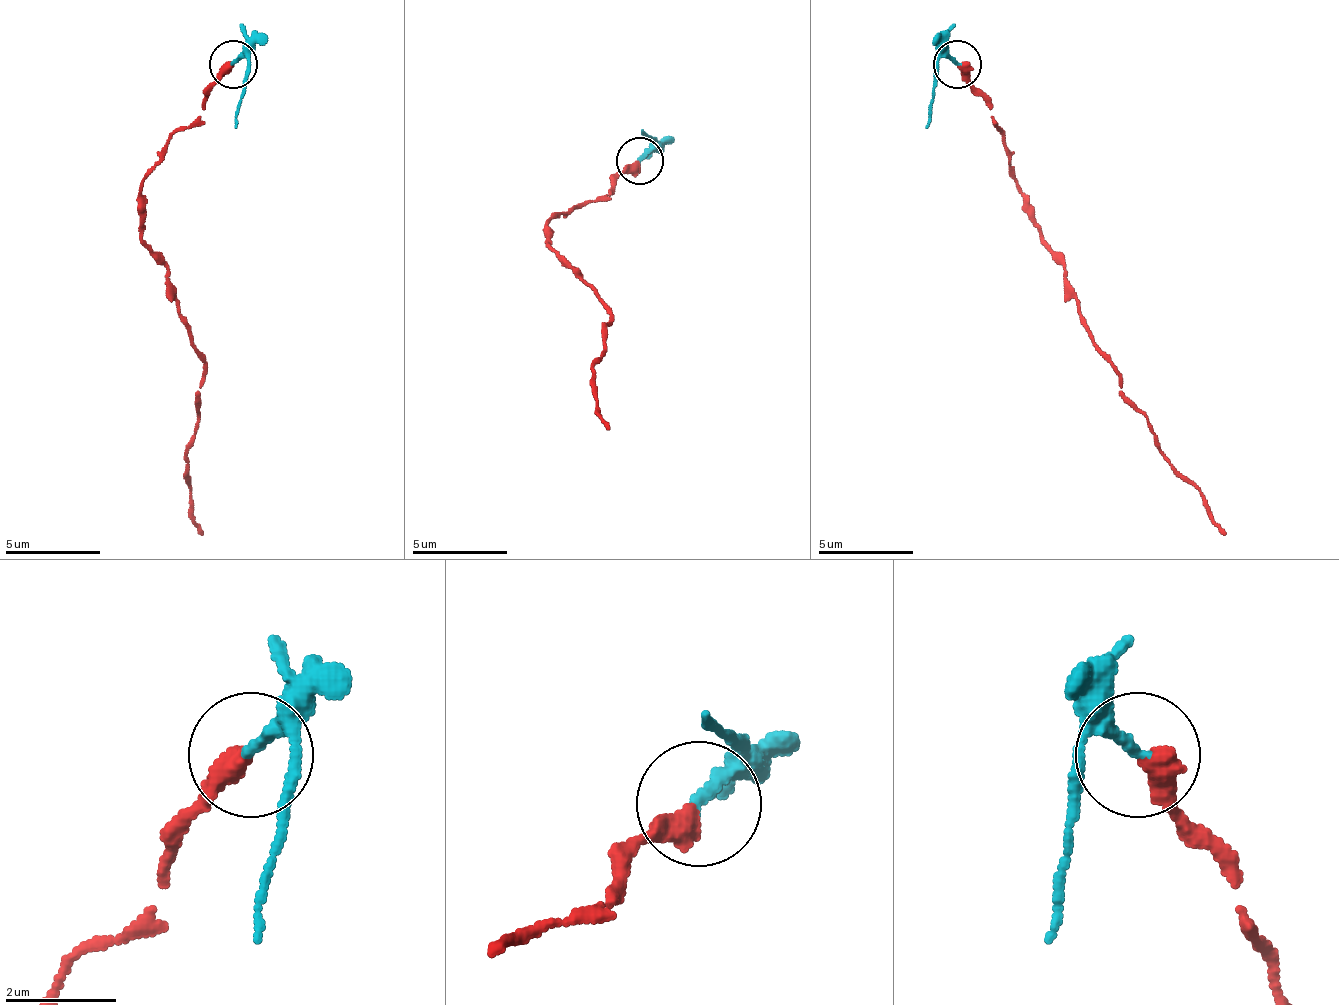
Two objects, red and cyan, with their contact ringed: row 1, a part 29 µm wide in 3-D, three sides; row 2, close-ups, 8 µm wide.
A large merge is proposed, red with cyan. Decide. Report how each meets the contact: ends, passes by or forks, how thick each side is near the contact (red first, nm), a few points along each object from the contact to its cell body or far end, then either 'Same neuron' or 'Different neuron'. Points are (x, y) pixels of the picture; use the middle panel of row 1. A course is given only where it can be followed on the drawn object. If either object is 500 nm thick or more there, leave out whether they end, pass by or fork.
At the ring red ends. At the ring cyan ends. Thickness 440 nm (red) against 240 nm. Course of red: (638, 162), (610, 195), (548, 219), (548, 243), (610, 309), (605, 352), (596, 362), (596, 414), (610, 428). Course of cyan: (638, 162), (653, 143), (643, 128). Different neuron

